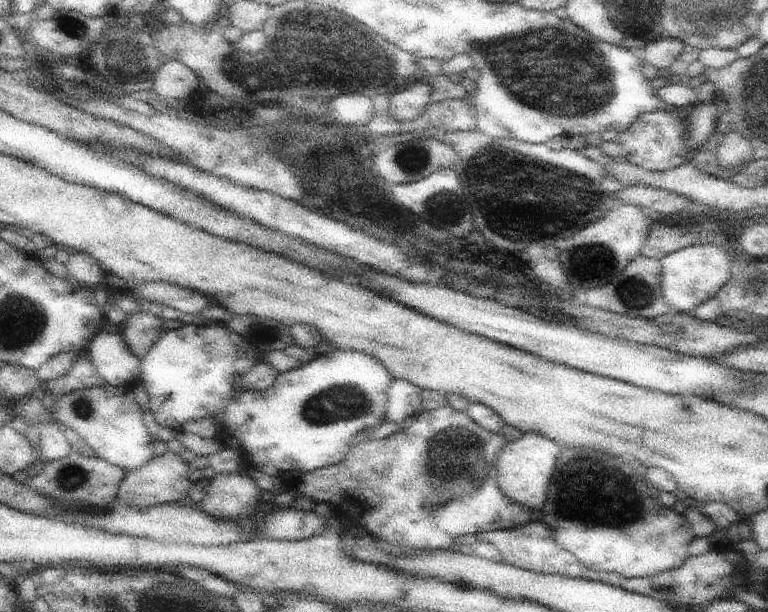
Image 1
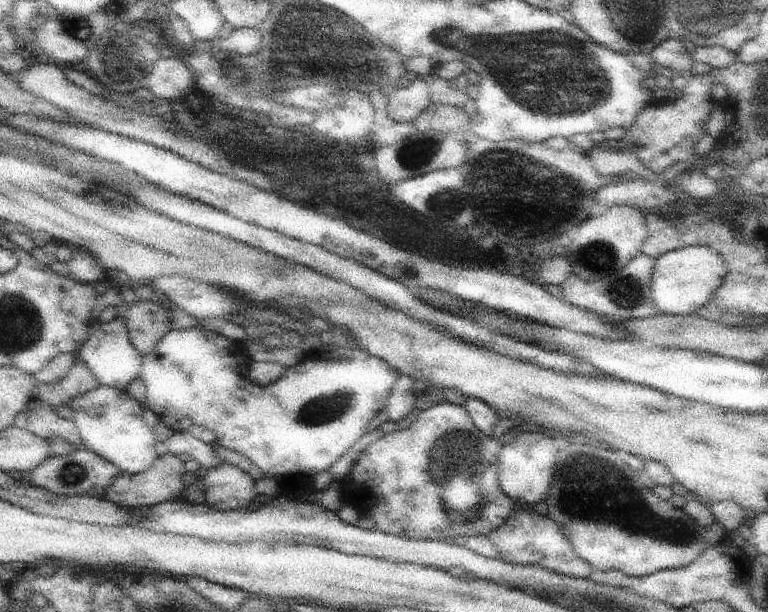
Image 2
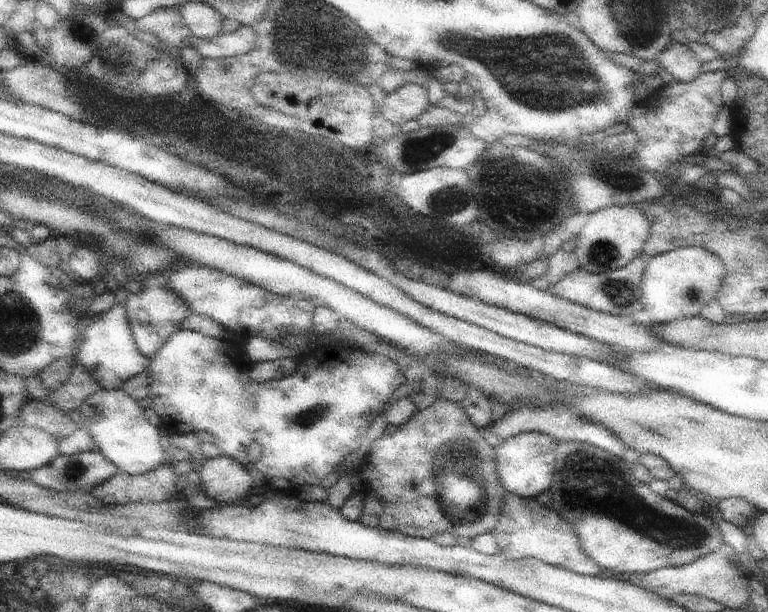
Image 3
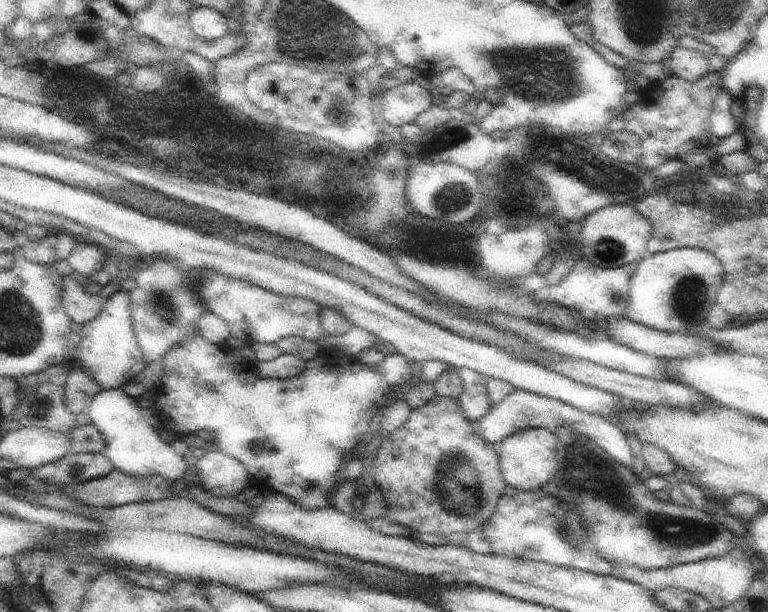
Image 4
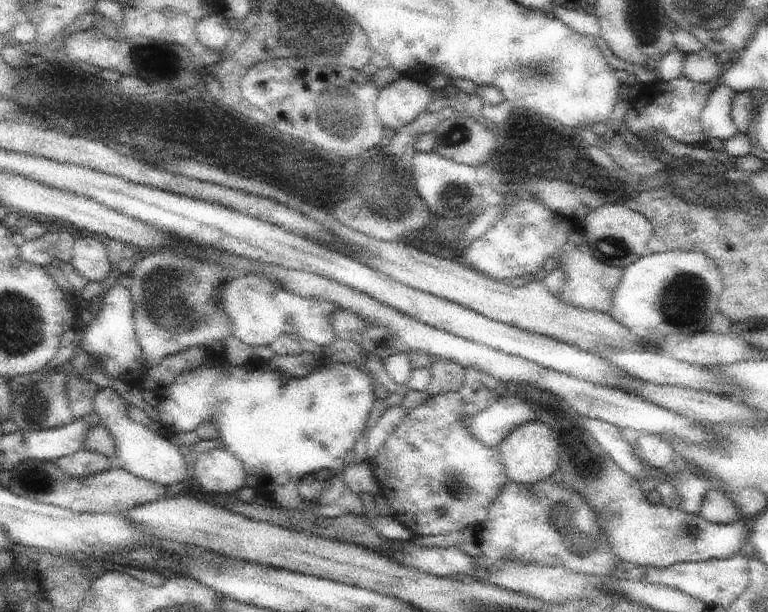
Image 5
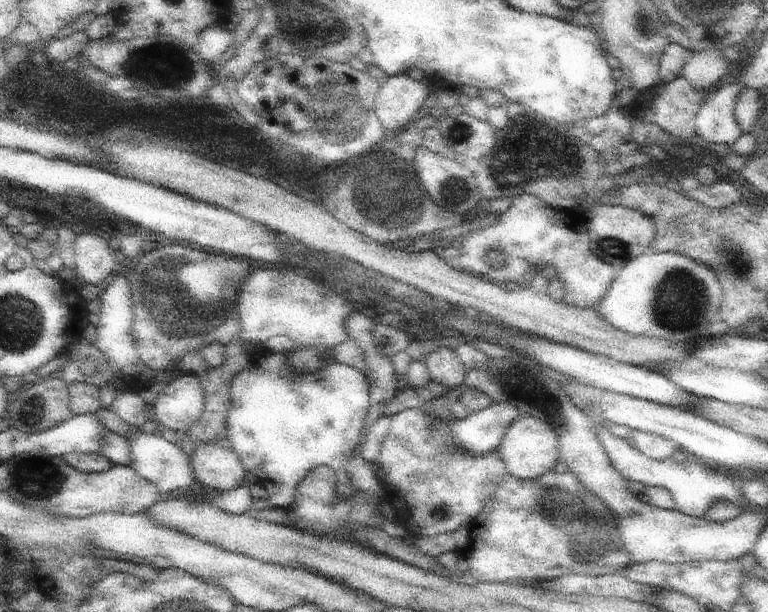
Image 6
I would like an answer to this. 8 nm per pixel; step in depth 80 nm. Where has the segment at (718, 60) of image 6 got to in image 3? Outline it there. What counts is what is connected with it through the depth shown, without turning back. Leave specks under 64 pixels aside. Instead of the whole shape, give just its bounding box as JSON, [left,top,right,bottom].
[659,40,703,83]

